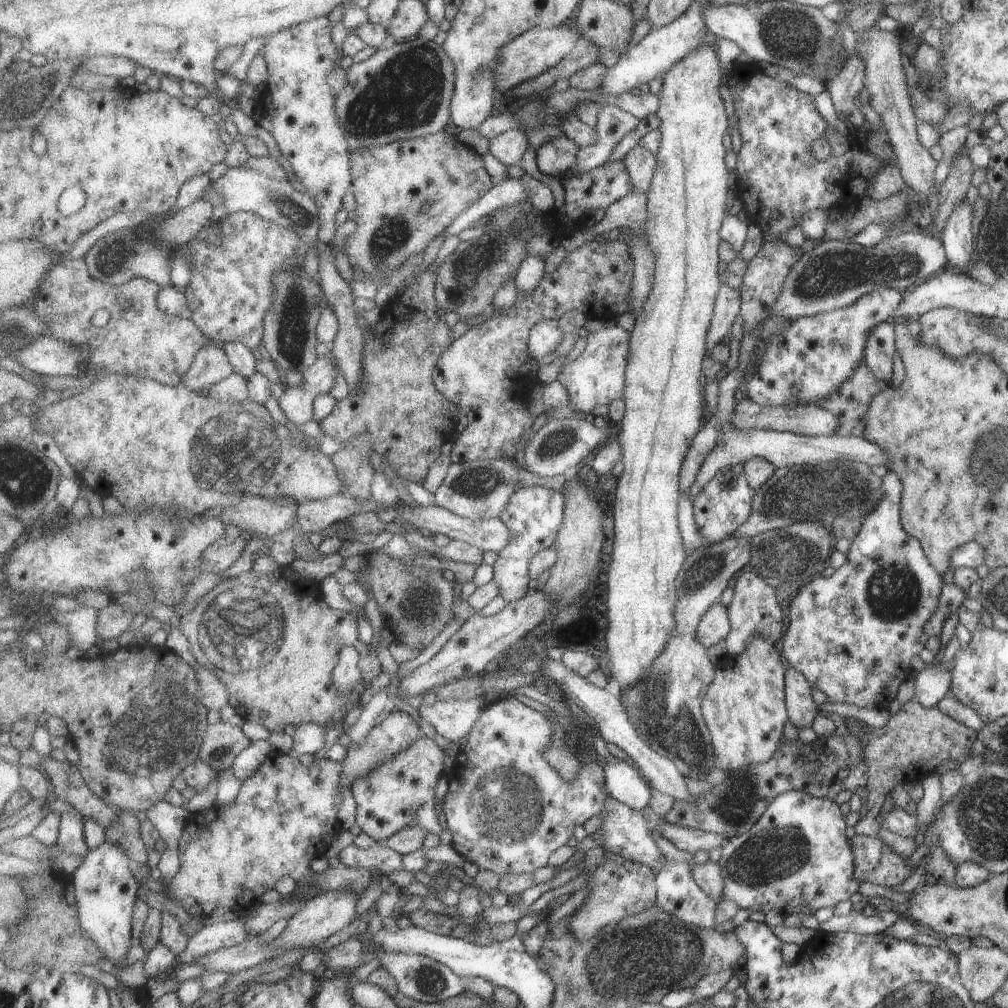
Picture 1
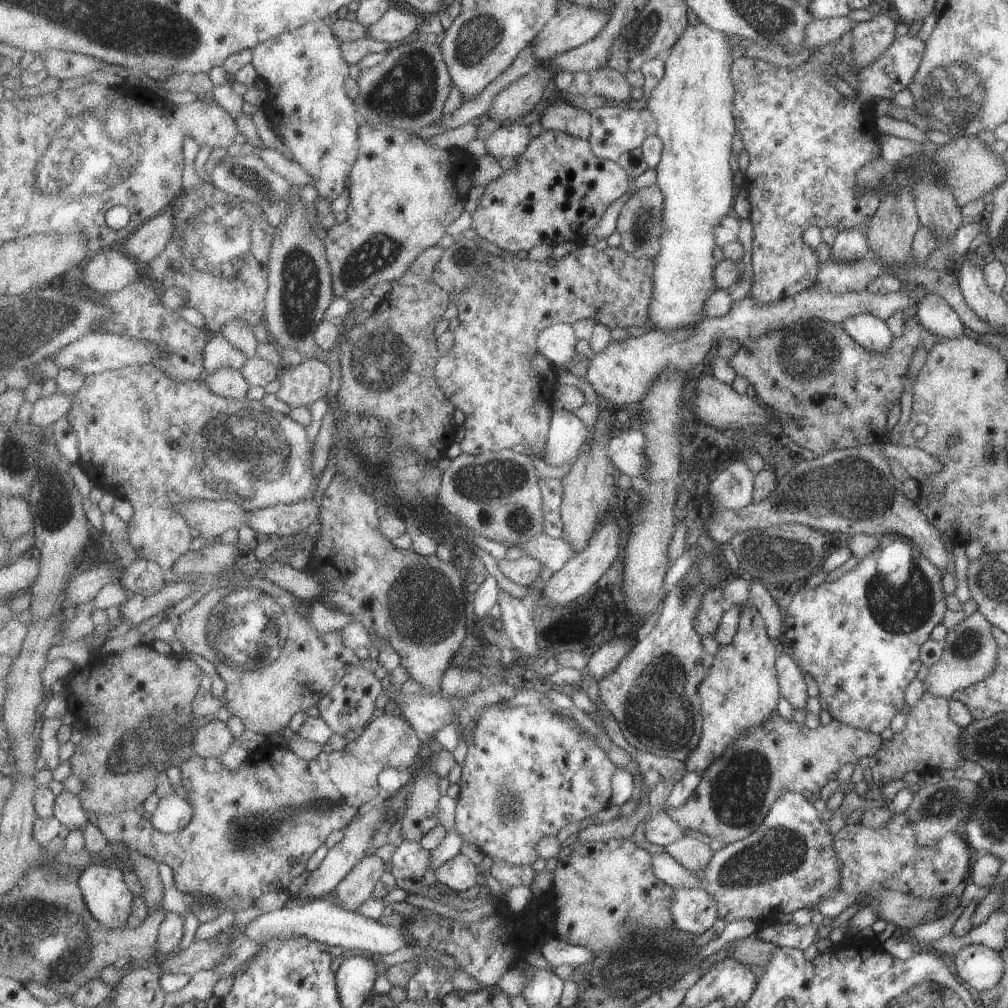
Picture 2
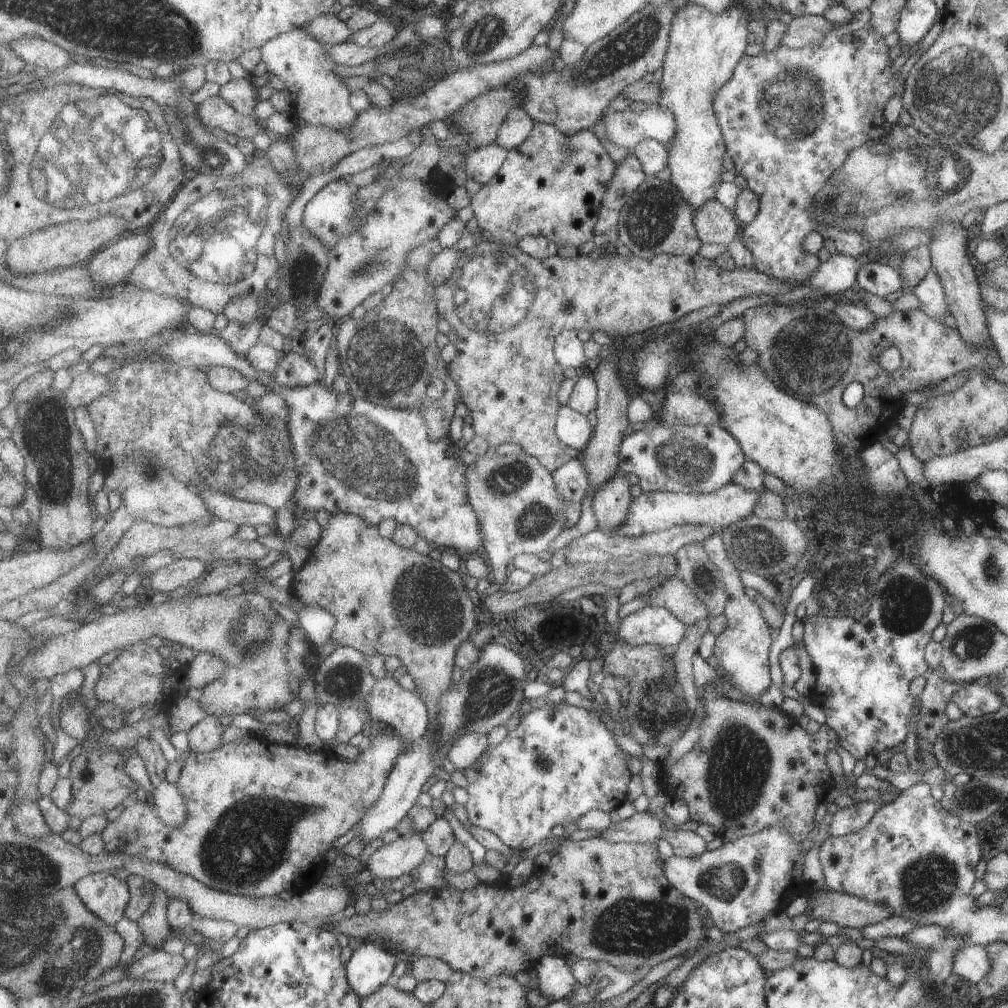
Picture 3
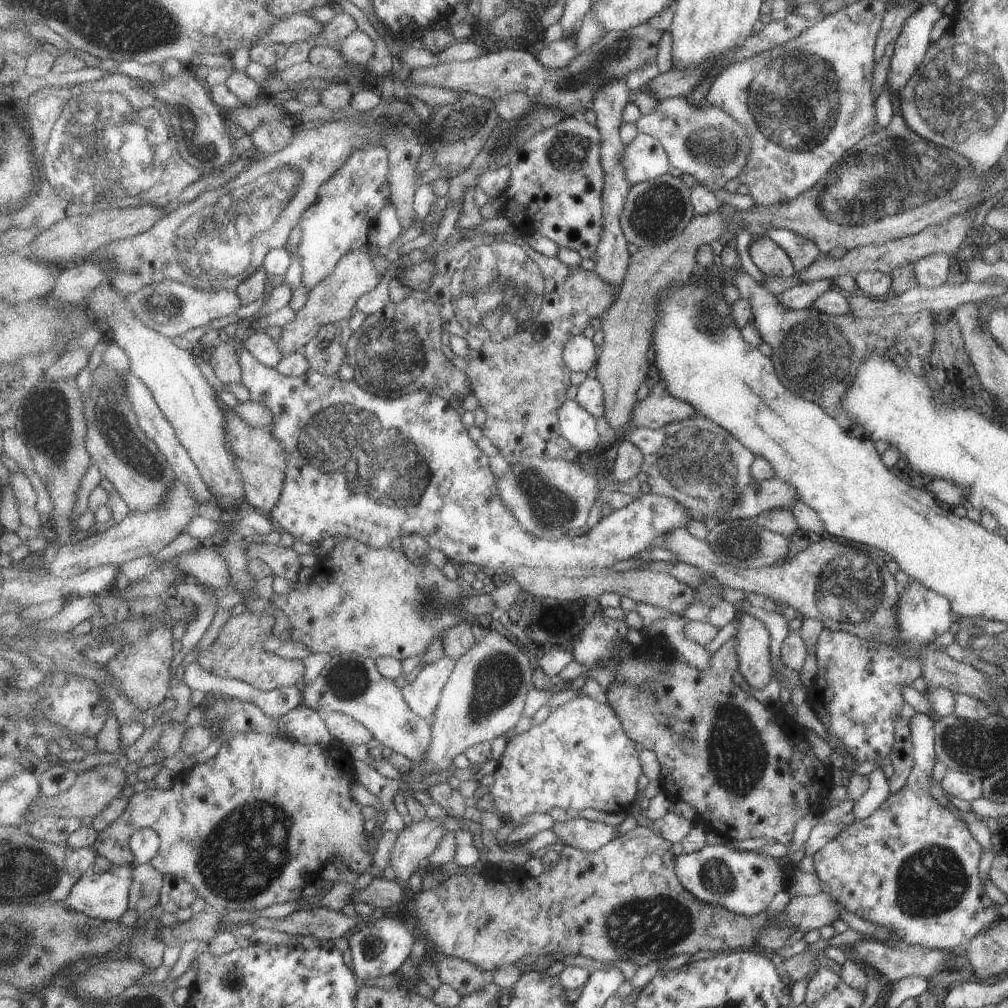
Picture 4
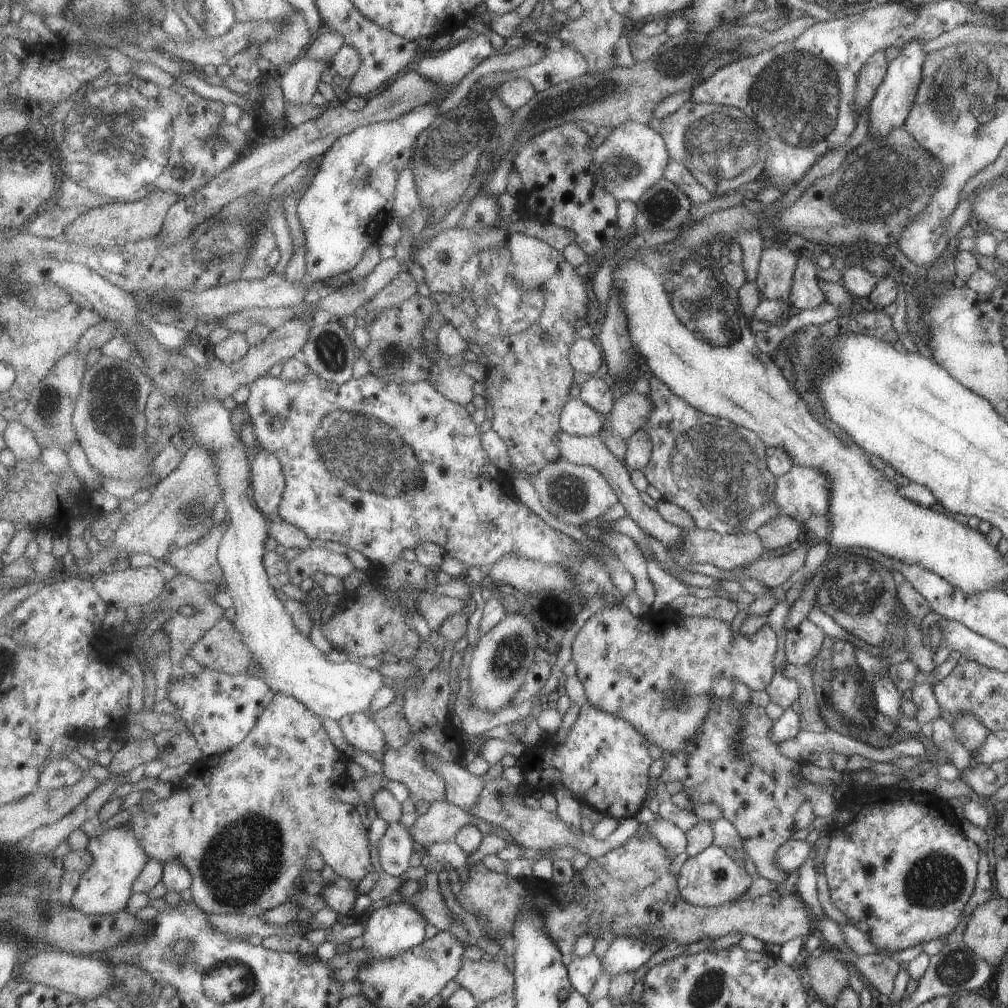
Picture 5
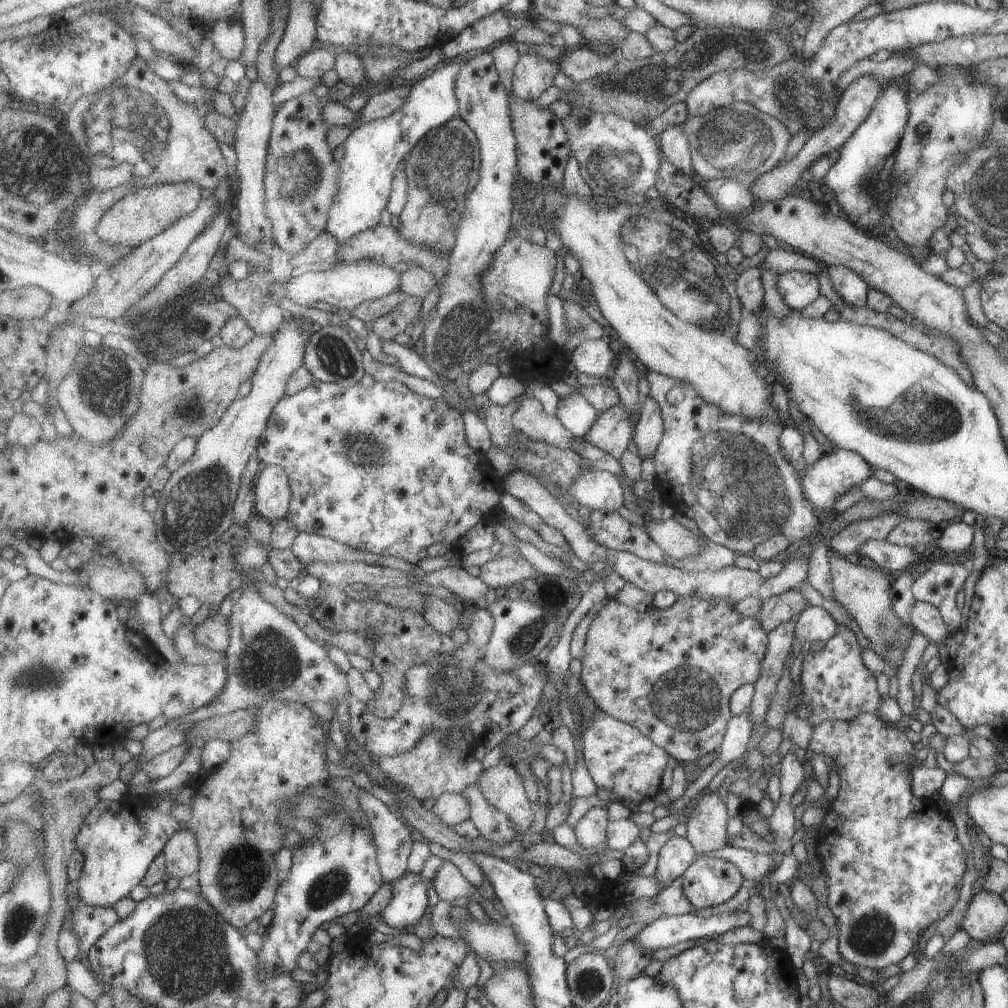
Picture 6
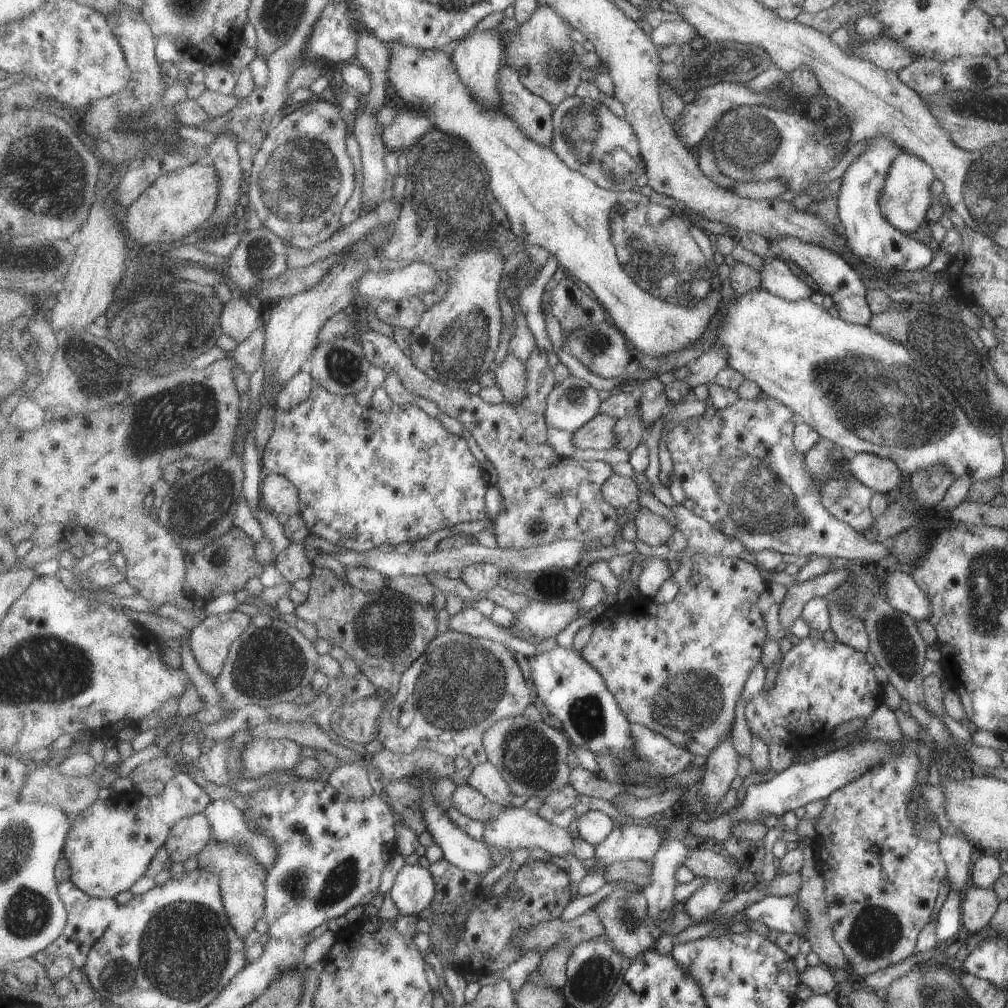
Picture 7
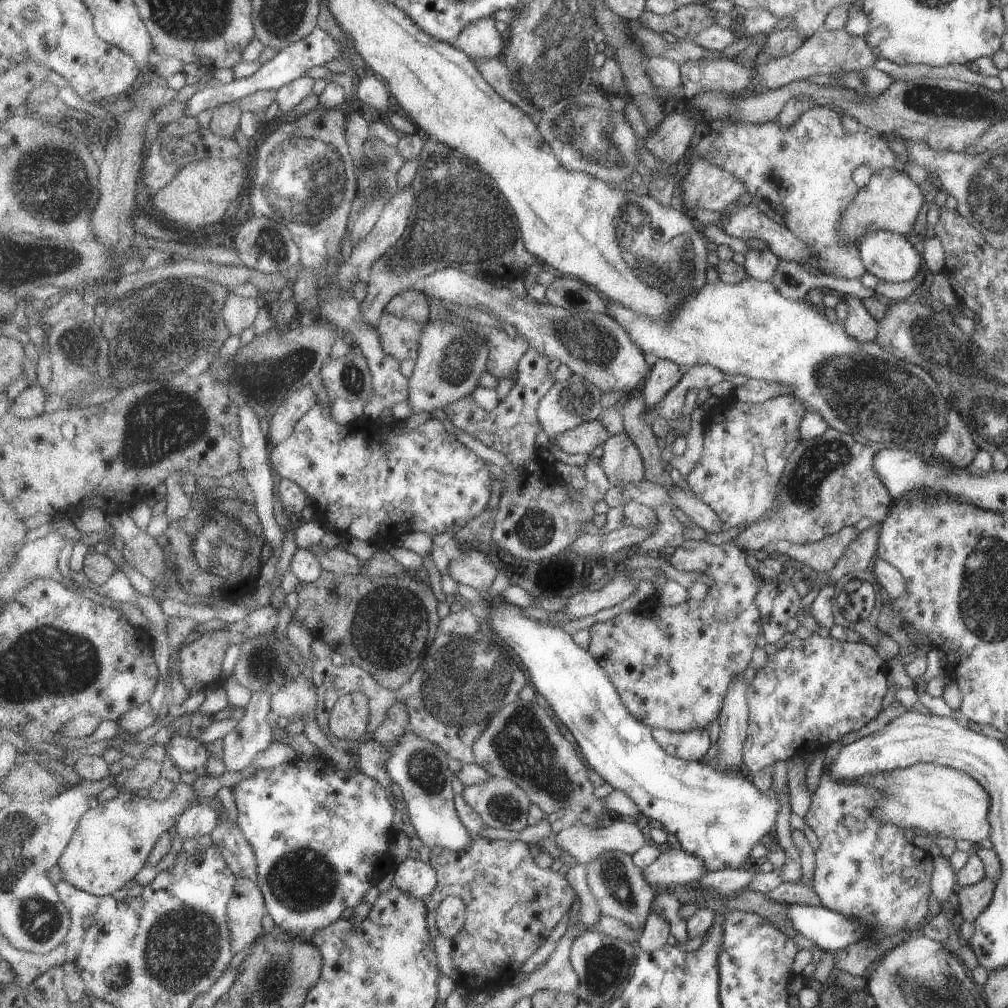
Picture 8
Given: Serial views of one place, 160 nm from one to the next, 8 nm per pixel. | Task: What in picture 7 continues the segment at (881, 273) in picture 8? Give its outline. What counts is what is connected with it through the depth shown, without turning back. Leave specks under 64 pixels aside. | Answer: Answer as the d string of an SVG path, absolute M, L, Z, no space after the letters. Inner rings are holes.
M876 135L870 140L870 146L856 161L848 166L844 180L840 186L837 207L840 220L845 228L844 236L853 254L864 264L871 266L884 275L891 275L904 270L923 270L931 263L932 248L906 236L901 230L893 227L884 218L879 196L882 193L887 172L891 162L902 152L892 139L884 135Z

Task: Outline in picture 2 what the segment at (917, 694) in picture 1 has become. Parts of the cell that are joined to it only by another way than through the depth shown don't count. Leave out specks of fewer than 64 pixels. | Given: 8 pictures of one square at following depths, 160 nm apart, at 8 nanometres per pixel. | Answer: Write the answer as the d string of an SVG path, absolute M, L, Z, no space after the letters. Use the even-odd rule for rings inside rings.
M978 610L967 616L963 622L948 629L944 643L940 660L929 668L923 684L930 694L949 700L953 692L984 680L992 672L997 663L999 648L992 635L992 625Z

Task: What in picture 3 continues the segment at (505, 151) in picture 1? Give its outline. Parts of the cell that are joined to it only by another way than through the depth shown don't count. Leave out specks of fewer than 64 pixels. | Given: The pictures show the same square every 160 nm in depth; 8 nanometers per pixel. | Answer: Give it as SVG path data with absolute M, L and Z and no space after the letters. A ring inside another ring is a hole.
M516 107L510 111L499 134L496 144L507 148L509 151L523 145L532 136L537 120L524 107Z

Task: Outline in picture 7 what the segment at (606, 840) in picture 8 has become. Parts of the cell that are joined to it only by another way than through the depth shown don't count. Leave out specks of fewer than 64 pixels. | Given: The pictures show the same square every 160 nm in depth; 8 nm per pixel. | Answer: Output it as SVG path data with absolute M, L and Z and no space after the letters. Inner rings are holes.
M512 807L505 810L497 819L489 821L484 840L490 846L499 846L508 849L510 852L519 848L543 848L553 856L568 856L570 852L574 854L576 838L570 835L570 830L553 822L544 820L538 811L526 810L525 807Z

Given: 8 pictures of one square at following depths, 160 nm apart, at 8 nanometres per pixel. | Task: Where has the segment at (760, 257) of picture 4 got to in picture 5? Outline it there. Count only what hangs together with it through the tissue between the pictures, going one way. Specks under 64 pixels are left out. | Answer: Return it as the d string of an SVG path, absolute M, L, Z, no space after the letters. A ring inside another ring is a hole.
M782 248L765 249L755 283L766 299L788 299L794 282L797 256Z

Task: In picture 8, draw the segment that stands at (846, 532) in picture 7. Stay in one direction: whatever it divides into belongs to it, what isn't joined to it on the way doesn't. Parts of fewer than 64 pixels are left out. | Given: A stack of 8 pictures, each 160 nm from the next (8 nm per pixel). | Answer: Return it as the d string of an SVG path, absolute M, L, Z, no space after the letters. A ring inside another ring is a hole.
M792 395L776 396L762 404L740 402L731 397L722 405L722 411L714 412L712 428L705 437L704 454L698 468L688 476L687 485L701 502L706 502L718 514L724 528L754 526L765 517L768 510L776 506L780 478L787 466L787 460L802 441L800 426L807 410L804 404Z

